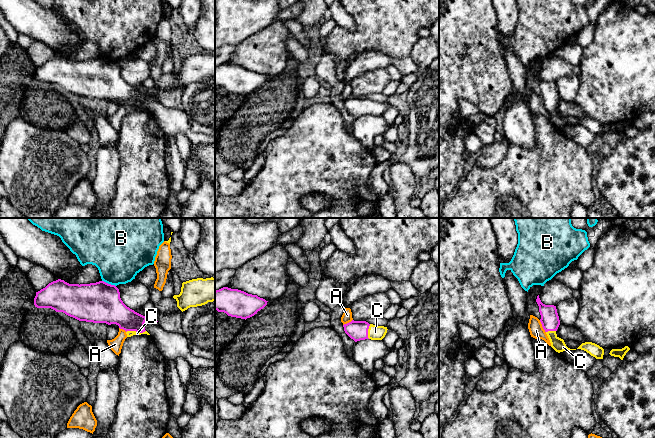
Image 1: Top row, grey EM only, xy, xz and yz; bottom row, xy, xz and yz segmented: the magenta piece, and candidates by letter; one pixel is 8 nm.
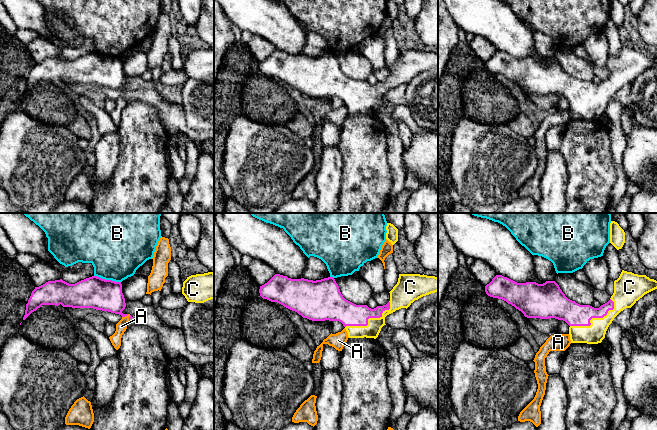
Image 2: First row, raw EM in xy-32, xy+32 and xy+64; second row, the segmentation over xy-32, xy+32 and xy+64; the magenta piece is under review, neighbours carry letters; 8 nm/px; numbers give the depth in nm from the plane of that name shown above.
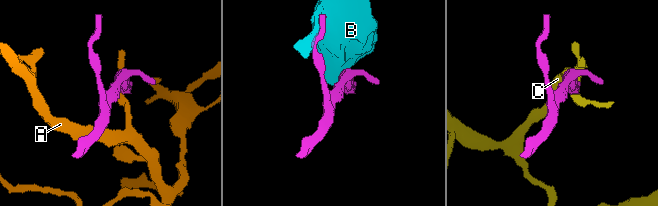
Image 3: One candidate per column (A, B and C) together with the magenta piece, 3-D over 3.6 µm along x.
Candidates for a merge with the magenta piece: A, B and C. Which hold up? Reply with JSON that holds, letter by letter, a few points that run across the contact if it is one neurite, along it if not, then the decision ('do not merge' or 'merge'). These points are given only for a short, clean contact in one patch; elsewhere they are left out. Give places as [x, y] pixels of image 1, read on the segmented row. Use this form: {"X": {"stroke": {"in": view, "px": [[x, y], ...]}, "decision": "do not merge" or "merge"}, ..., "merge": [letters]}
{"A": {"stroke": {"in": "yz", "px": [[539, 320], [545, 332]]}, "decision": "do not merge"}, "B": {"decision": "do not merge"}, "C": {"stroke": {"in": "xy", "px": [[111, 310], [117, 312], [135, 330], [129, 333]]}, "decision": "merge"}, "merge": ["C"]}

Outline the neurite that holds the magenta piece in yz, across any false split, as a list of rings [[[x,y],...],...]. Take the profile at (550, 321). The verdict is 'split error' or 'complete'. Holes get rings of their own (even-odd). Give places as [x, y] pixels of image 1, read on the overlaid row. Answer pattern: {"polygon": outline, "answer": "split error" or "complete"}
{"polygon": [[[539,295],[537,296],[536,302],[539,306],[539,312],[541,315],[540,322],[550,340],[551,347],[558,353],[567,350],[576,350],[568,348],[564,340],[559,338],[556,334],[556,331],[560,325],[556,306],[543,304],[539,298]]], "answer": "split error"}

